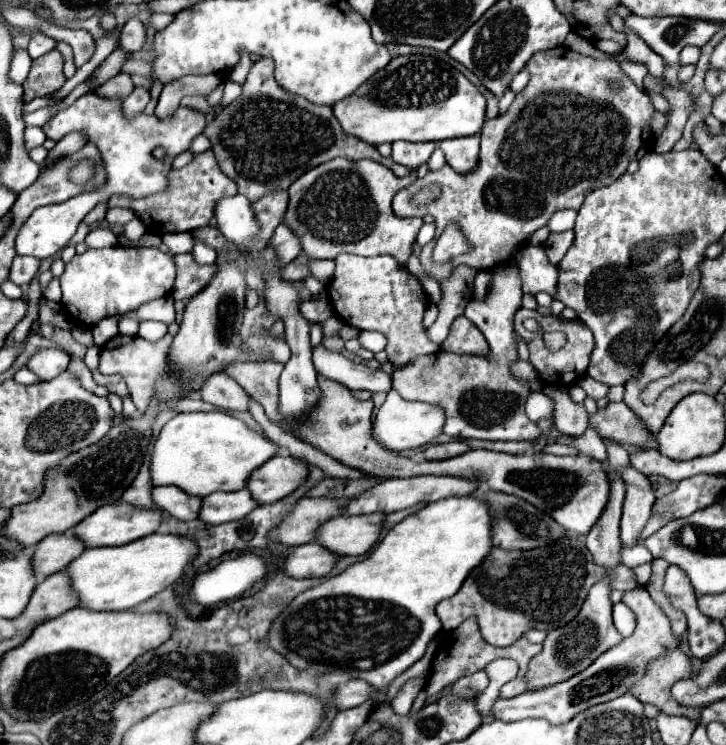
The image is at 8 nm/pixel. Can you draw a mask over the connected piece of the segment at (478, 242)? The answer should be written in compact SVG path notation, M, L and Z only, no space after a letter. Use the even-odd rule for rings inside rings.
M560 46L560 48L536 52L526 66L532 74L528 86L520 94L516 94L514 102L504 114L498 114L494 120L488 120L480 132L482 144L480 144L478 166L468 174L460 174L446 164L440 170L428 172L422 180L416 180L412 186L398 192L392 202L394 212L400 216L426 216L426 214L434 216L436 236L420 252L420 264L424 272L434 280L440 280L440 282L446 280L452 274L452 270L460 264L466 264L478 270L492 270L500 266L500 262L510 262L514 256L514 250L526 244L538 228L546 226L546 222L550 220L554 212L566 210L566 208L578 210L588 192L612 184L626 172L632 160L638 160L642 158L644 152L652 150L652 142L654 142L652 132L650 132L650 140L646 140L644 128L652 124L656 108L650 96L644 90L640 90L620 70L618 62L614 62L612 58L596 60L592 56L572 54L572 50L568 50L566 46ZM612 84L618 84L618 92L612 92L610 88ZM432 184L440 186L438 202L414 206L412 198L420 190ZM450 222L460 224L462 232L466 234L474 250L470 254L454 258L448 266L430 264L434 244Z

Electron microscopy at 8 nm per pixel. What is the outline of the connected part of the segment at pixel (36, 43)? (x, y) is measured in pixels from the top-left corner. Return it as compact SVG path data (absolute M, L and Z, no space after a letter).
M42 32L32 34L32 38L30 38L30 42L28 42L28 54L30 54L32 58L40 58L42 54L46 54L46 52L50 52L50 50L54 50L54 48L56 48L56 40L44 36Z

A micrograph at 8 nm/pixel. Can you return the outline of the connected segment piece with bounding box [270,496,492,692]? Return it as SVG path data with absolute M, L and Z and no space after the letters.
M460 496L460 498L446 498L446 500L438 500L438 502L430 502L428 506L424 506L420 512L404 518L400 524L396 524L382 542L378 542L372 552L368 554L366 560L362 562L356 562L354 566L346 568L342 574L338 576L332 576L332 578L326 578L322 584L318 584L316 588L310 588L306 592L302 592L300 596L296 596L290 606L286 608L286 612L272 624L270 628L270 646L280 652L282 656L286 656L290 660L292 666L300 668L300 662L308 662L308 664L314 664L314 672L322 674L328 670L328 666L334 666L336 672L344 672L344 674L350 674L352 678L362 678L366 682L370 682L372 686L376 686L376 690L384 692L386 686L398 676L402 674L406 668L410 668L414 662L418 662L424 652L426 652L426 646L428 642L434 638L434 634L438 634L442 630L442 622L440 618L436 616L436 604L446 600L446 598L452 598L462 582L466 580L466 576L484 562L484 558L490 554L492 550L492 512L488 508L486 502L478 500L478 498L472 498L472 496Z

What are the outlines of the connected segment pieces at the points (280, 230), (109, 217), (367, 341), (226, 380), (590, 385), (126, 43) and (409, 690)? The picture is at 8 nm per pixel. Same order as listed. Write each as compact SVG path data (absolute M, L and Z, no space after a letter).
M284 222L276 228L272 236L272 246L276 246L276 254L280 254L280 262L284 264L292 262L302 252L298 236Z
M112 208L112 210L108 210L108 214L106 214L106 222L108 224L116 224L116 226L124 226L124 224L128 224L130 220L134 218L134 212L132 210L124 210L124 208Z
M360 332L358 340L366 350L372 350L372 352L382 352L386 348L386 338L378 332Z
M212 374L200 388L200 398L222 410L248 410L248 394L228 374Z
M582 376L578 380L578 386L582 386L586 390L586 394L592 396L592 398L596 398L596 400L598 398L604 398L608 394L608 390L610 390L608 384L602 384L602 382L598 382L598 380L590 378L590 376Z
M130 18L124 24L122 36L120 36L120 46L124 46L124 50L128 50L128 52L136 52L144 46L144 42L146 42L146 26L138 18Z
M411 679L400 690L396 698L391 702L393 710L396 714L406 715L410 712L412 704L424 688L423 680Z

